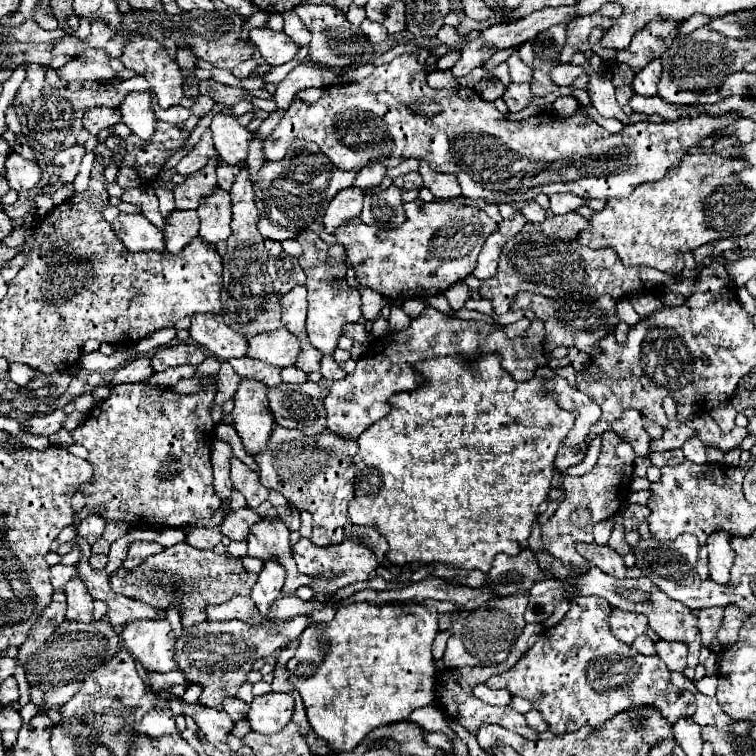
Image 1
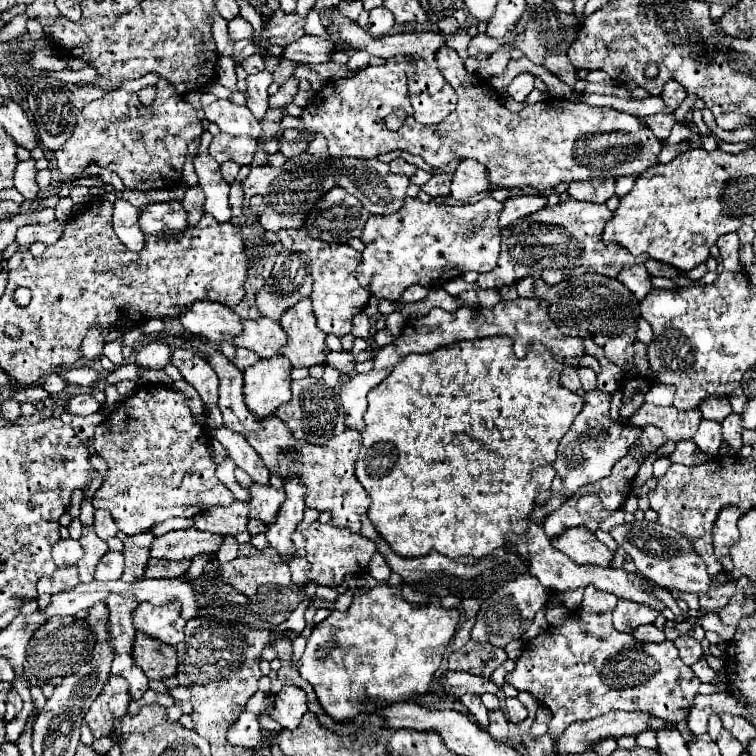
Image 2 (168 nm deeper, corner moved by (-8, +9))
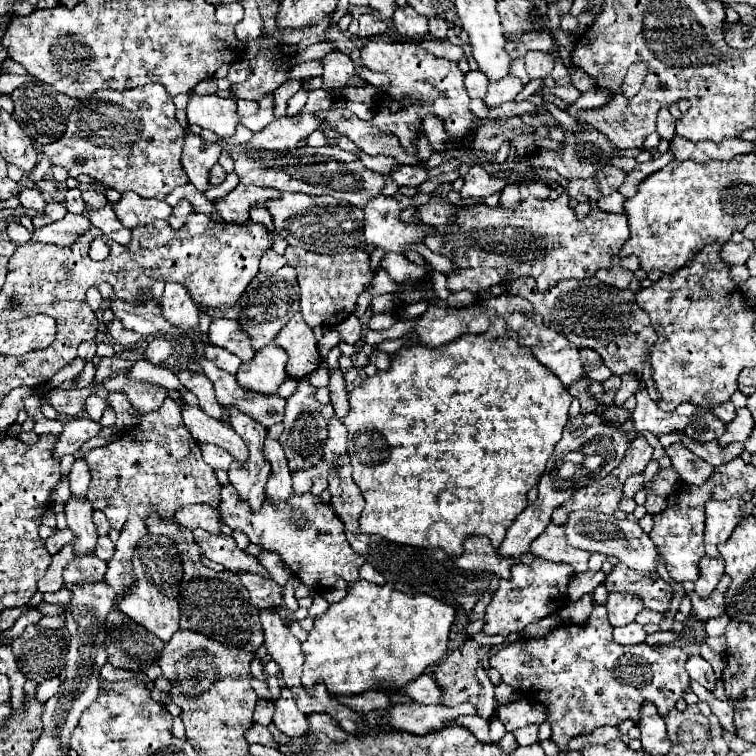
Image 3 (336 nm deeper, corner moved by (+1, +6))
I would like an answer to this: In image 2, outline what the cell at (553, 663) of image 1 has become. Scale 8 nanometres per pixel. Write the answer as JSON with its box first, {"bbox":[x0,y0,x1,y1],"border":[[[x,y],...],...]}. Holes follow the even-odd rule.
{"bbox":[506,586,700,738],"border":[[[586,586],[582,606],[564,620],[560,626],[550,626],[536,638],[532,638],[516,660],[516,668],[506,674],[506,682],[512,684],[520,692],[530,692],[540,704],[548,706],[552,712],[552,720],[548,722],[548,732],[552,738],[558,738],[566,730],[568,724],[578,720],[590,720],[610,710],[642,710],[654,714],[656,718],[668,722],[686,720],[694,698],[700,688],[700,680],[694,676],[690,666],[686,666],[678,658],[676,646],[666,640],[662,644],[646,644],[638,642],[632,634],[622,634],[612,626],[612,612],[618,598],[614,594],[606,594],[596,586]]]}

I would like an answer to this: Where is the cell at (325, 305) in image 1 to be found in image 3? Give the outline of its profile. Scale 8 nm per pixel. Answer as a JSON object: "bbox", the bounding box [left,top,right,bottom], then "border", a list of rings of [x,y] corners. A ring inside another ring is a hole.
{"bbox":[285,245,373,327],"border":[[[289,245],[285,251],[285,259],[289,265],[295,265],[297,283],[301,289],[301,315],[311,327],[333,327],[345,317],[349,317],[355,309],[357,297],[371,285],[373,269],[369,263],[369,253],[341,253],[341,255],[317,255],[305,251],[301,247]]]}

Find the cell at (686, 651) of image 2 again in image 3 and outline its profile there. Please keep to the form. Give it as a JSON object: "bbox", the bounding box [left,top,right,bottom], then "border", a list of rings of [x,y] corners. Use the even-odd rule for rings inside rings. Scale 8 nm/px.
{"bbox":[685,655,717,691],"border":[[[699,655],[689,657],[689,661],[685,663],[685,669],[687,669],[687,673],[689,673],[689,677],[691,677],[693,681],[701,683],[701,685],[703,685],[705,689],[709,689],[709,691],[715,691],[717,679],[715,679],[715,675],[713,675],[711,665],[709,665],[703,657],[699,657]]]}

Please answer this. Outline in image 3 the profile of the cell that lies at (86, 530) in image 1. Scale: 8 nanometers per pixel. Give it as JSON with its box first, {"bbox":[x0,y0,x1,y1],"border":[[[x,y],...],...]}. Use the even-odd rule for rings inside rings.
{"bbox":[93,511,111,535],"border":[[[95,511],[95,513],[93,513],[93,521],[95,521],[95,527],[97,527],[97,533],[99,533],[99,535],[109,535],[111,525],[109,525],[109,519],[105,517],[105,513]]]}

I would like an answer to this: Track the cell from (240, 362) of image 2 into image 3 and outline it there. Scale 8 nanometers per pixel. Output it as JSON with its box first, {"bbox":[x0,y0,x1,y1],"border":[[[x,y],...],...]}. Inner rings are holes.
{"bbox":[205,345,241,373],"border":[[[205,345],[205,357],[211,359],[219,369],[225,369],[227,373],[237,373],[239,365],[241,365],[241,359],[233,353],[227,353],[225,349],[221,347],[215,347],[215,345]]]}

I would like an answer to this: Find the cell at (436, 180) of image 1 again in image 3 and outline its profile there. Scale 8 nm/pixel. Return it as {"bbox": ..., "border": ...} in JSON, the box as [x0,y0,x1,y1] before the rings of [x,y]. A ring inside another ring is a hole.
{"bbox":[461,165,507,199],"border":[[[475,165],[469,169],[467,177],[465,177],[465,185],[461,189],[461,197],[469,197],[469,199],[483,199],[487,195],[493,195],[497,191],[503,191],[503,187],[507,185],[507,181],[503,177],[497,175],[489,175],[483,167]]]}

